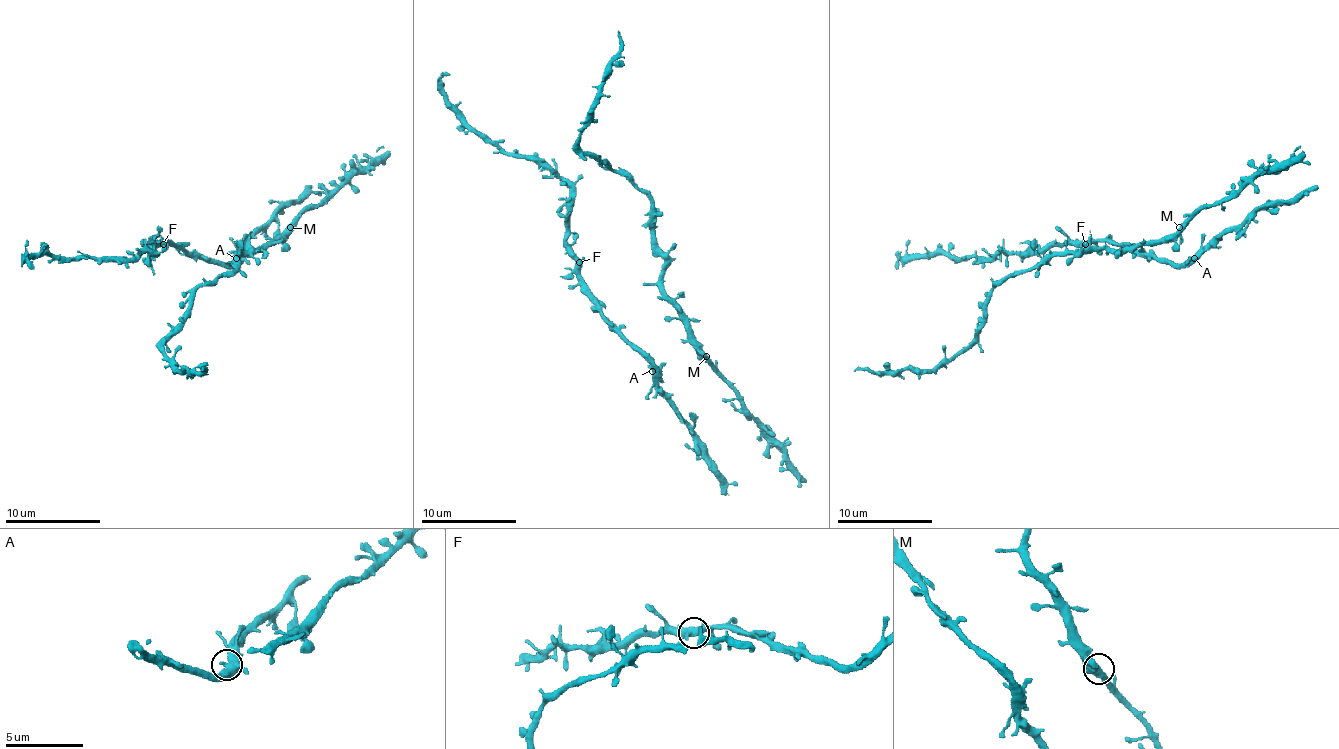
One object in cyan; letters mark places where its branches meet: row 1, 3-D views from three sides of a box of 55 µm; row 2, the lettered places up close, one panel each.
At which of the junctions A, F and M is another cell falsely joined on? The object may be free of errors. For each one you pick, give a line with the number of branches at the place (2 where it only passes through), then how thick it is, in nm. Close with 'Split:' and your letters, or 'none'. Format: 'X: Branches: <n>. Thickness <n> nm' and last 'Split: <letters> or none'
Split: none

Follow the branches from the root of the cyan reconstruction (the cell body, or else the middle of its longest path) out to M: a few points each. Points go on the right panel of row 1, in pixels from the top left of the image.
M: (1175, 251), (1175, 232), (1179, 227)

